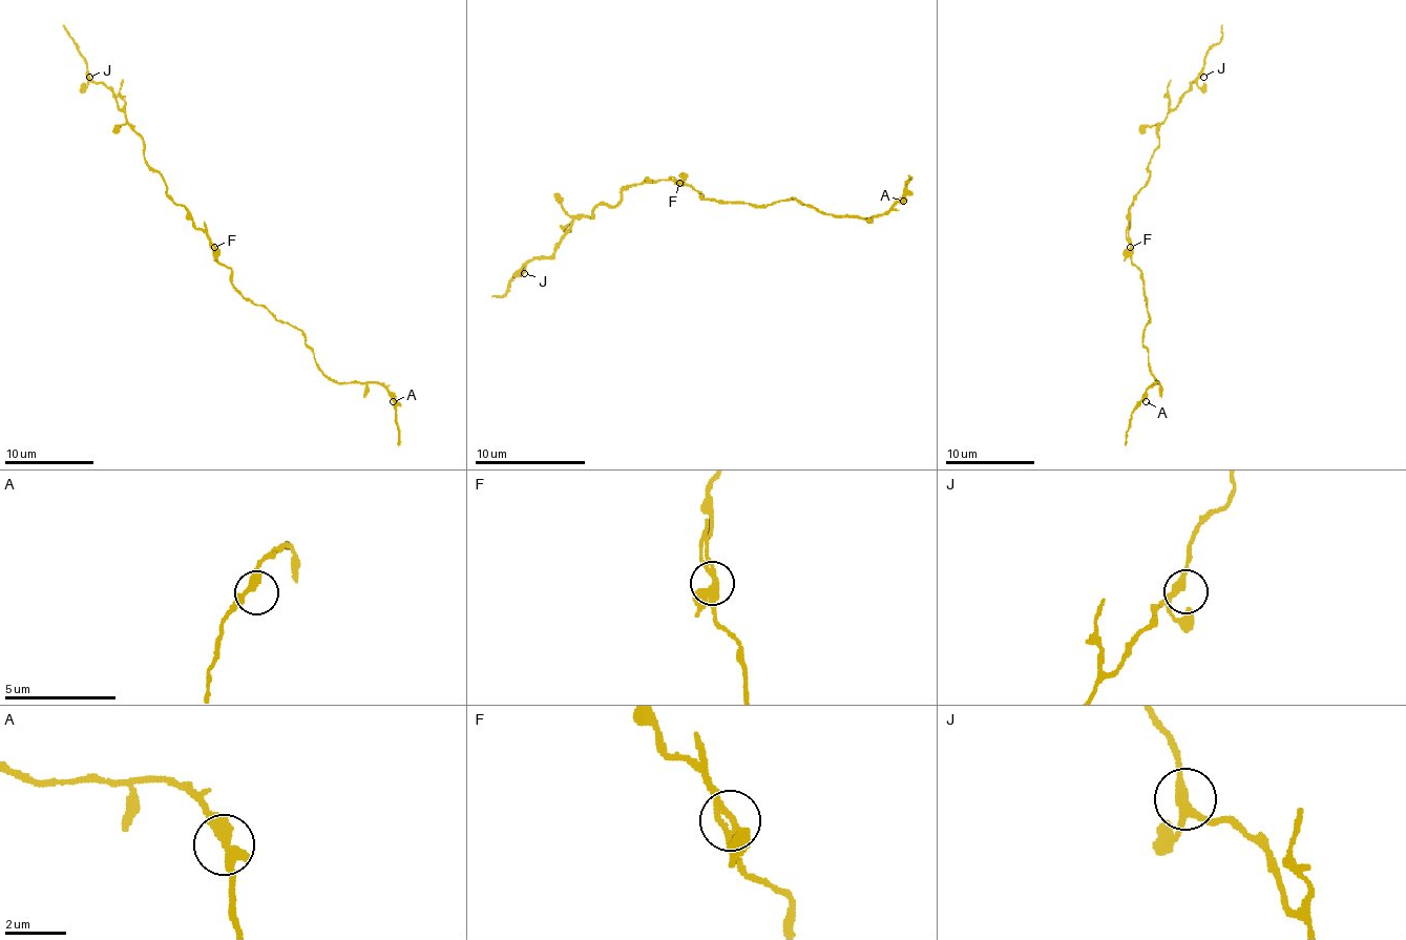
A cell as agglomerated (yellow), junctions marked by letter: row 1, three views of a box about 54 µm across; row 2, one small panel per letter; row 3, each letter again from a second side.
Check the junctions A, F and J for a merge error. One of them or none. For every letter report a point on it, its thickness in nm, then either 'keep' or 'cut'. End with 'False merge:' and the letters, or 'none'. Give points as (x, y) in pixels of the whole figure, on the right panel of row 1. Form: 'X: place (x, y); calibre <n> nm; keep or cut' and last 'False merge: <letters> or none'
A: place (1146, 401); calibre 280 nm; keep
F: place (1130, 247); calibre 280 nm; cut
J: place (1203, 77); calibre 240 nm; keep
False merge: F

